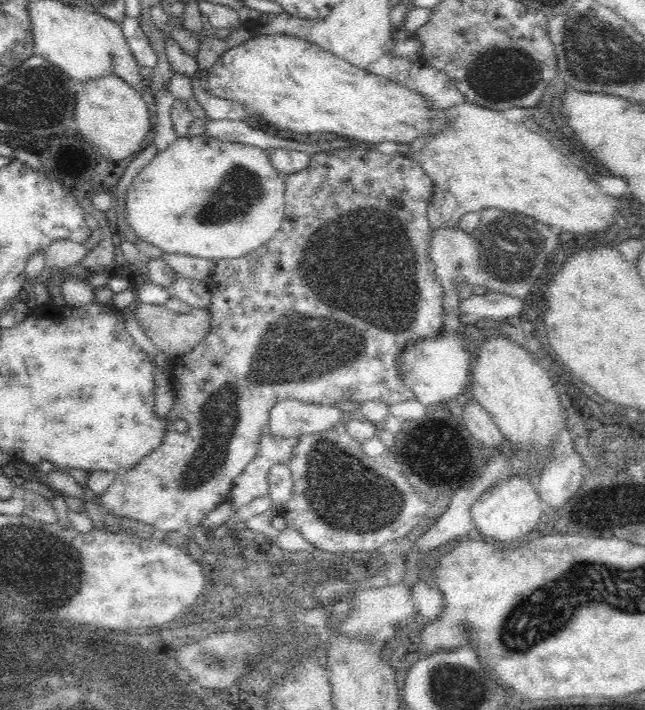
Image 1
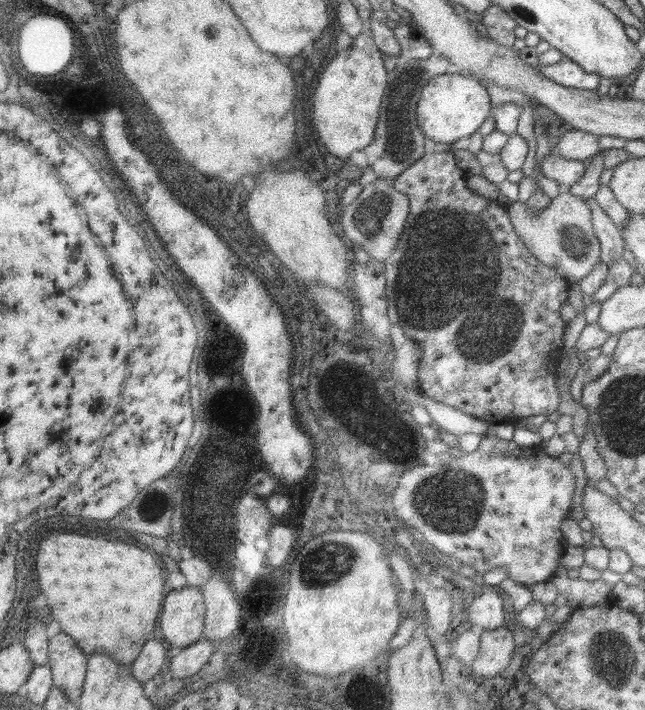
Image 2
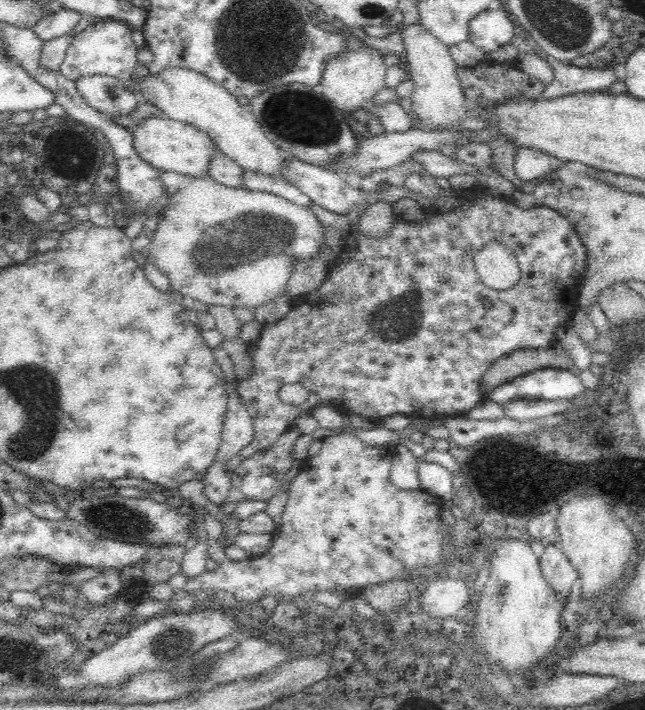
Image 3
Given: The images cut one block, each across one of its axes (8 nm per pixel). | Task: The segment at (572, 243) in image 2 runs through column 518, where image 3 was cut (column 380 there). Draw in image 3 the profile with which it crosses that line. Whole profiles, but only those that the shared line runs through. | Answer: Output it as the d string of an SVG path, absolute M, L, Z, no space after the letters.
M384 201L376 202L363 212L360 218L360 229L365 236L376 240L392 232L394 224L400 217L393 211L393 206Z

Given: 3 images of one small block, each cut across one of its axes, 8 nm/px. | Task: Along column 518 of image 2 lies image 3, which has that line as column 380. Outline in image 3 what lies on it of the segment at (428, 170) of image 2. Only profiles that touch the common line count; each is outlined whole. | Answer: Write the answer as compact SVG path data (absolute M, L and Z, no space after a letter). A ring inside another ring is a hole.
M479 184L470 189L459 191L458 197L460 197L460 206L452 212L426 212L420 222L408 222L400 218L394 224L392 232L388 232L388 234L384 234L376 240L361 233L357 238L357 249L346 254L351 256L349 259L345 258L344 254L337 257L330 256L330 259L333 260L332 267L328 272L328 278L320 284L318 290L296 299L294 308L280 322L263 324L257 342L251 342L247 346L250 357L254 362L254 375L248 381L240 382L237 389L242 405L247 408L249 415L252 417L254 434L252 442L240 449L240 452L226 464L228 473L236 470L243 460L250 458L254 453L268 450L276 443L276 440L280 439L283 432L296 427L294 423L296 418L308 415L316 405L320 404L332 405L342 414L352 412L352 414L362 415L371 420L375 418L383 419L394 414L426 417L430 420L436 417L446 418L447 416L467 415L472 408L481 405L486 399L481 390L482 378L496 360L514 353L515 350L546 348L555 343L556 330L564 324L569 324L572 314L578 307L576 304L577 294L588 271L588 257L586 257L584 243L580 241L580 237L576 233L576 223L562 213L546 207L520 208L511 199L490 194ZM492 241L500 241L508 245L516 259L518 259L519 281L505 291L488 288L475 269L473 258L479 253L479 250L482 250ZM482 296L487 296L491 300L492 306L485 308L480 301ZM286 384L302 385L308 392L306 400L302 404L296 405L281 402L278 390Z

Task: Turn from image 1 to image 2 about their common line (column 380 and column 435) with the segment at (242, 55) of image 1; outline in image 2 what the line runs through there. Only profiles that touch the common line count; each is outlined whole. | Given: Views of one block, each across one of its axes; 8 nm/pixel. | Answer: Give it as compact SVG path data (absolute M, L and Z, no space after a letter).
M449 72L435 76L424 86L417 104L417 123L423 135L434 142L455 143L483 126L492 110L485 85L470 74Z

